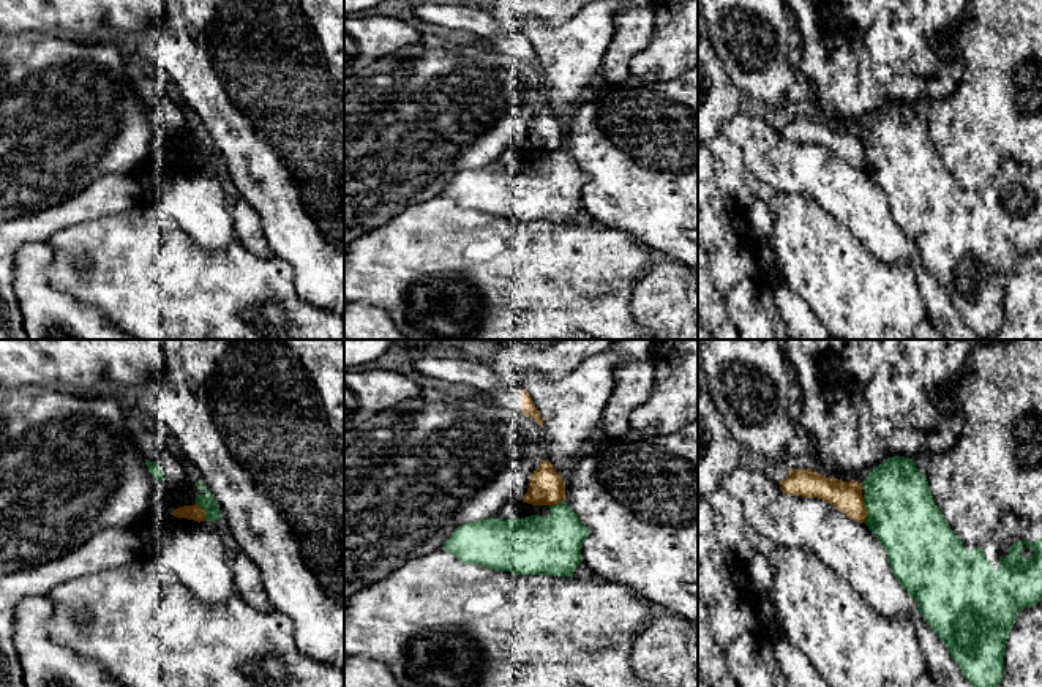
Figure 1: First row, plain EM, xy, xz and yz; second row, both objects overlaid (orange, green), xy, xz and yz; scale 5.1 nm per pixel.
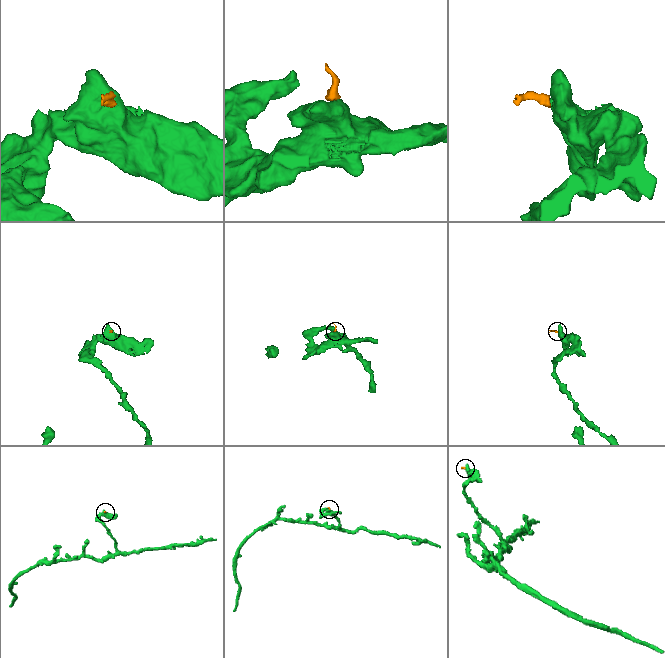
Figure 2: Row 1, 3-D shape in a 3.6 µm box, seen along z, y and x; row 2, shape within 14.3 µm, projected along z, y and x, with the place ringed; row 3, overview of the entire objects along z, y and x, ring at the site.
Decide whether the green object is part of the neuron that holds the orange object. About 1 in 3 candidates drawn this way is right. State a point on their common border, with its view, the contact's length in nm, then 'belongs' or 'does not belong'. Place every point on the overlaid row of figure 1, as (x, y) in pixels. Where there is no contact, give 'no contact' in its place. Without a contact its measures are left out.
meets orange in yz at (865, 510); contact 130 nm long; does not belong

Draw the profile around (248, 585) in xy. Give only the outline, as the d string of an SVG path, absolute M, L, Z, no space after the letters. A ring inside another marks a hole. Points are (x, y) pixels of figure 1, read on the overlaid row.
M240 550L229 561L234 573L235 594L259 611L272 610L272 603L262 584L262 576L256 564Z

